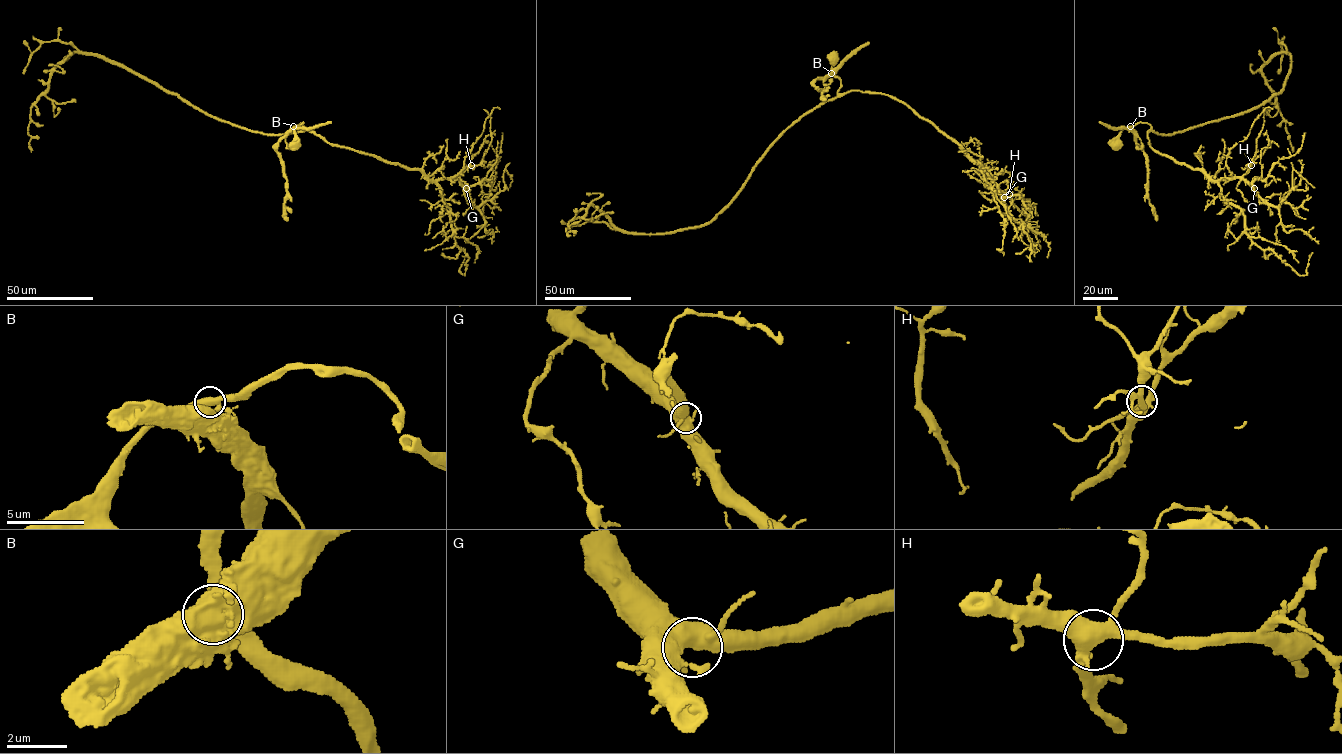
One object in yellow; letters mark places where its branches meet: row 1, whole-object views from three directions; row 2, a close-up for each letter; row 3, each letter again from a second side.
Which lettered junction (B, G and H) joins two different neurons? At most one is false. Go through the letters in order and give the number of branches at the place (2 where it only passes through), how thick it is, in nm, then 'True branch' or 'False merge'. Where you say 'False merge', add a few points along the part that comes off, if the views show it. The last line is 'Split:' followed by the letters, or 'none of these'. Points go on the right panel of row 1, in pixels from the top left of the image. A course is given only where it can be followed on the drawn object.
B: Branches: 4. Thickness 440 nm. False merge. Course of the part to remove: (1130, 126), (1134, 141), (1147, 158), (1147, 196), (1157, 220)
G: Branches: 4. Thickness 550 nm. True branch
H: Branches: 4. Thickness 420 nm. True branch
Split: B

